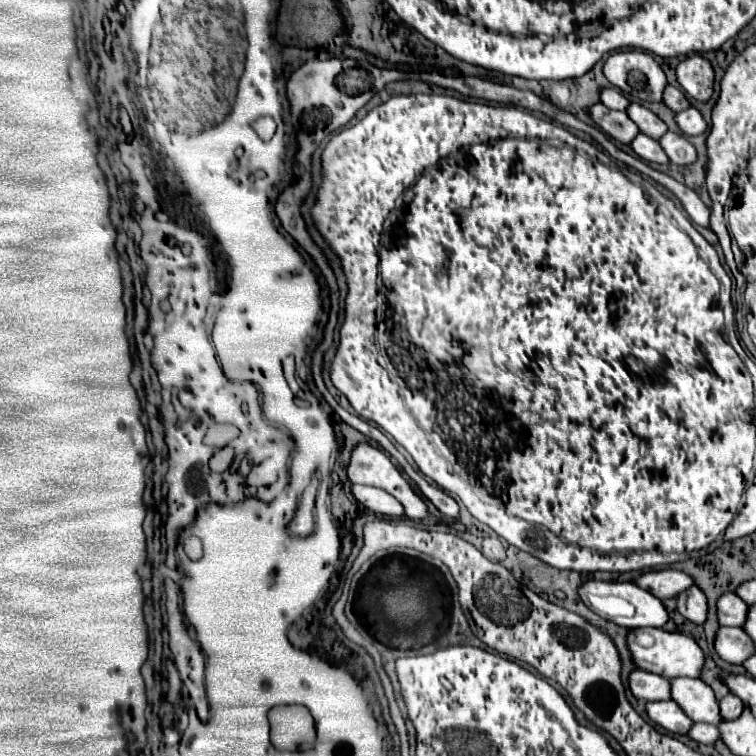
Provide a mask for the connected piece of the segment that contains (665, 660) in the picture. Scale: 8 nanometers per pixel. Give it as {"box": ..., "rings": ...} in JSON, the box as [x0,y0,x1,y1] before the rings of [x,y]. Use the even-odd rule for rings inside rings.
{"box":[628,627,706,679],"rings":[[[654,627],[632,629],[632,633],[628,635],[628,647],[630,647],[634,663],[640,669],[662,675],[666,679],[674,679],[674,677],[694,677],[696,679],[696,677],[700,677],[700,673],[704,669],[704,663],[706,663],[704,651],[700,649],[700,645],[690,635],[670,633],[670,631],[664,631],[664,629],[654,629]],[[644,633],[646,633],[648,641],[644,641],[644,645],[642,645],[640,639],[644,637]]]}

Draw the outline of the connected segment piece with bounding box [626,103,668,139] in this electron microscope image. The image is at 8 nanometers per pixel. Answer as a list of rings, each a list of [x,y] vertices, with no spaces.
[[[632,103],[632,105],[626,109],[626,113],[628,113],[630,119],[640,127],[640,131],[646,133],[646,135],[652,137],[652,139],[660,139],[660,135],[664,135],[664,133],[668,131],[666,123],[664,123],[656,113],[652,113],[650,109],[646,109],[646,107],[638,105],[638,103]]]

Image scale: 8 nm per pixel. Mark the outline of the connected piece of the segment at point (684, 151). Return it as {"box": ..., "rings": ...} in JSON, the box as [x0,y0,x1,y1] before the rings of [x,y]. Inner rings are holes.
{"box":[660,131,696,165],"rings":[[[668,131],[660,139],[660,145],[664,147],[670,161],[676,163],[676,165],[690,165],[690,163],[696,161],[696,147],[680,133],[670,133]]]}

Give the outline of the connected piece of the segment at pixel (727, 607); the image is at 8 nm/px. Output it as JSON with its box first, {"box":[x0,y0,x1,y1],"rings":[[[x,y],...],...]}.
{"box":[718,593,748,625],"rings":[[[724,593],[718,599],[720,625],[732,625],[732,623],[744,625],[746,617],[748,617],[748,603],[744,603],[736,593]]]}

